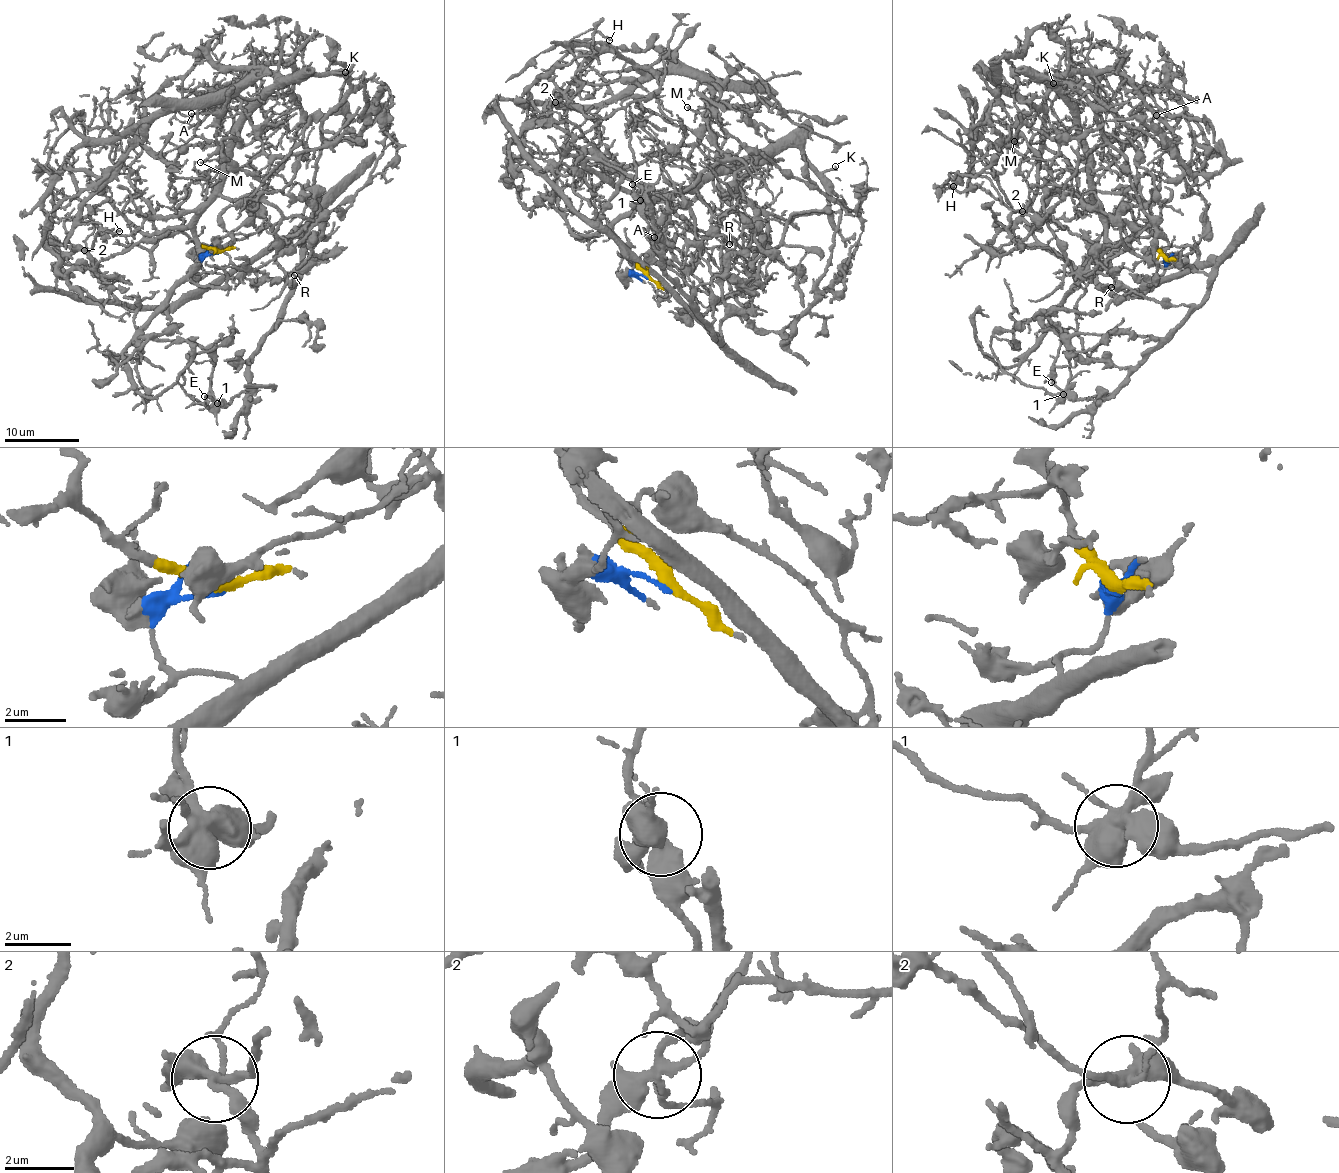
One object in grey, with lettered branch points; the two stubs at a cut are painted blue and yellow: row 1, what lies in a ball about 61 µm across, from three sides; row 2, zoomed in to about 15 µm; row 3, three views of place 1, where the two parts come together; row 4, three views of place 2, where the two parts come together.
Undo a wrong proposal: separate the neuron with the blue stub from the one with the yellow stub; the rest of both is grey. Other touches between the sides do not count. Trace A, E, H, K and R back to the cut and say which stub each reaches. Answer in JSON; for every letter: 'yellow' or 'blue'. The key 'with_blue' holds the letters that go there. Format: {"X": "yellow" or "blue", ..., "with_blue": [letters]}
{"A": "yellow", "E": "blue", "H": "blue", "K": "yellow", "R": "blue", "with_blue": ["E", "H", "R"]}

